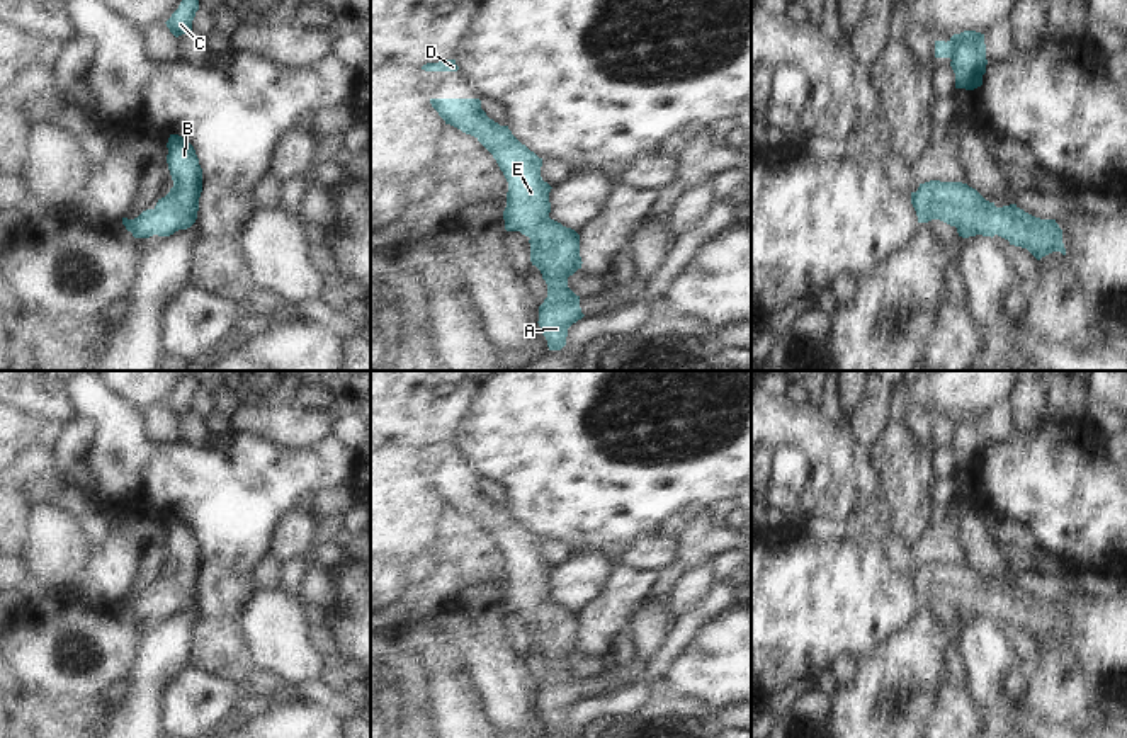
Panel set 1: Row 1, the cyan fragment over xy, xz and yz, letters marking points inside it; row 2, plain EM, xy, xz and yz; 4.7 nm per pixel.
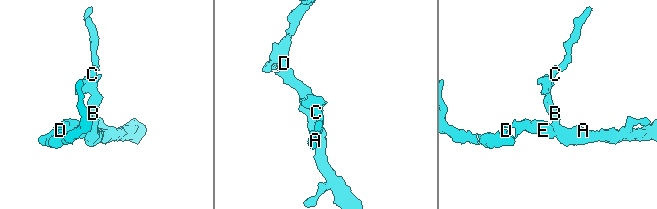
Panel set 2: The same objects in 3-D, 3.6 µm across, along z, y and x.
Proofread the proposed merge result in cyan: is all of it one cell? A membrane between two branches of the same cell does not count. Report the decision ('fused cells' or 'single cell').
single cell

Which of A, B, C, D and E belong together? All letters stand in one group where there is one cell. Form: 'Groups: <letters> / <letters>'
Groups: A B C D E.

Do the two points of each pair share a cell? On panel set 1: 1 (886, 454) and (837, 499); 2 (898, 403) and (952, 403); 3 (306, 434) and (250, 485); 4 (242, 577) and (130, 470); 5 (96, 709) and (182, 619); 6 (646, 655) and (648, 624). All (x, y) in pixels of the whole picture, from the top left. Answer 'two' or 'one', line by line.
1: two
2: one
3: two
4: one
5: two
6: one

